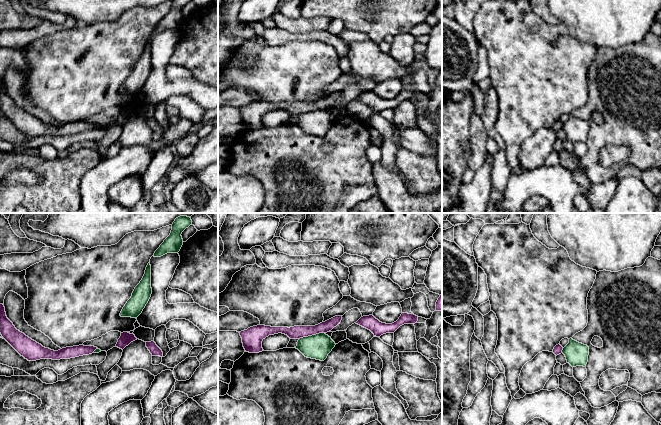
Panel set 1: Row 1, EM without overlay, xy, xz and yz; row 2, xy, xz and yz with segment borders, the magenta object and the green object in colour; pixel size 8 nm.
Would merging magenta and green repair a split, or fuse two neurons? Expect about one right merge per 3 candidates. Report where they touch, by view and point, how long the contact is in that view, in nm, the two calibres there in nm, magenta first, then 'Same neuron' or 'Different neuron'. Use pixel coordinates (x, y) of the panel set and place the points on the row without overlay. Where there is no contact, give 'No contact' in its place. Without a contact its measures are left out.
Touches magenta at xz (311, 111). Shared border 220 nm. Thickness 110 nm (magenta) against 200 nm. Different neuron

